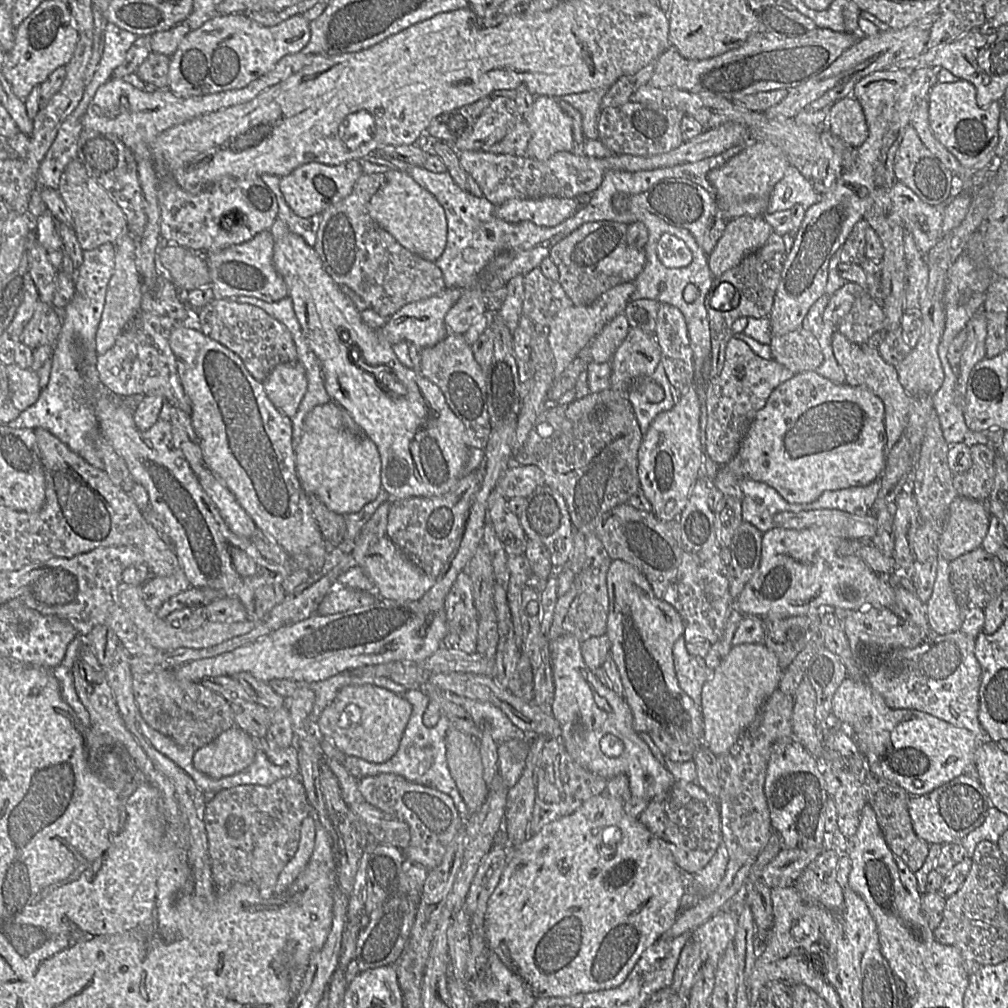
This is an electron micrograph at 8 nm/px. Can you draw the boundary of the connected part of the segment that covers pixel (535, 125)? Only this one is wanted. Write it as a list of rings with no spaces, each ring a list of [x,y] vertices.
[[[536,96],[532,110],[523,115],[531,132],[527,156],[547,160],[560,151],[574,150],[572,119],[550,96]]]

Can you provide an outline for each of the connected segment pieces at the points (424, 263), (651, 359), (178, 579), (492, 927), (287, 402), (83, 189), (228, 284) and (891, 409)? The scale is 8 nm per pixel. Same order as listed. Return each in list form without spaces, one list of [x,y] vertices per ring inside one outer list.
[[[362,173],[351,193],[322,213],[313,248],[321,259],[324,270],[346,292],[360,312],[372,309],[381,317],[389,317],[407,304],[440,294],[447,287],[441,269],[434,262],[408,251],[370,217],[369,201],[384,179],[384,173]]]
[[[631,328],[610,361],[611,387],[623,390],[634,380],[650,377],[661,357],[661,348],[654,333]]]
[[[180,569],[166,577],[150,577],[142,586],[142,596],[149,609],[156,610],[171,597],[191,587],[187,577]]]
[[[601,793],[585,801],[571,814],[545,825],[539,832],[528,836],[519,847],[510,852],[499,883],[488,900],[483,924],[486,944],[510,970],[524,980],[536,999],[567,997],[619,986],[632,971],[642,953],[674,924],[681,912],[681,900],[686,894],[686,874],[676,864],[667,842],[653,835],[638,818],[629,816],[624,810],[624,804]]]
[[[299,361],[278,364],[262,382],[274,406],[286,416],[294,417],[308,386],[302,364]]]
[[[76,157],[66,167],[57,188],[71,215],[71,226],[83,251],[95,249],[105,243],[116,244],[128,232],[127,219],[110,194],[89,176]]]
[[[267,229],[251,240],[228,246],[219,251],[202,254],[210,269],[210,286],[214,298],[236,298],[249,296],[265,302],[276,302],[289,295],[288,288],[273,264],[274,238]]]
[[[839,331],[833,336],[832,348],[835,359],[845,373],[845,383],[851,386],[866,387],[883,401],[885,410],[885,449],[888,454],[904,432],[913,397],[906,392],[899,382],[897,367],[885,362],[877,348],[872,348],[867,343],[853,343]]]

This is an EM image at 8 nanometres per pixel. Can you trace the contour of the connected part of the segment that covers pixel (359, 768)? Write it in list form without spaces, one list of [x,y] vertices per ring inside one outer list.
[[[408,690],[401,696],[412,705],[413,709],[396,754],[383,763],[373,763],[357,757],[347,757],[341,765],[356,779],[391,773],[403,777],[408,782],[436,789],[451,797],[460,816],[467,816],[468,813],[463,798],[447,764],[446,734],[450,727],[448,718],[443,714],[439,717],[436,725],[426,727],[423,723],[423,715],[430,703],[430,698],[419,690]]]

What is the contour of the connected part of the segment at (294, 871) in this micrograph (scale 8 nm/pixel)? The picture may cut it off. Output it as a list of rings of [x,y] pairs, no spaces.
[[[308,816],[300,827],[300,839],[297,851],[287,864],[273,889],[273,896],[284,893],[299,877],[307,866],[315,845],[316,828],[313,817]]]

